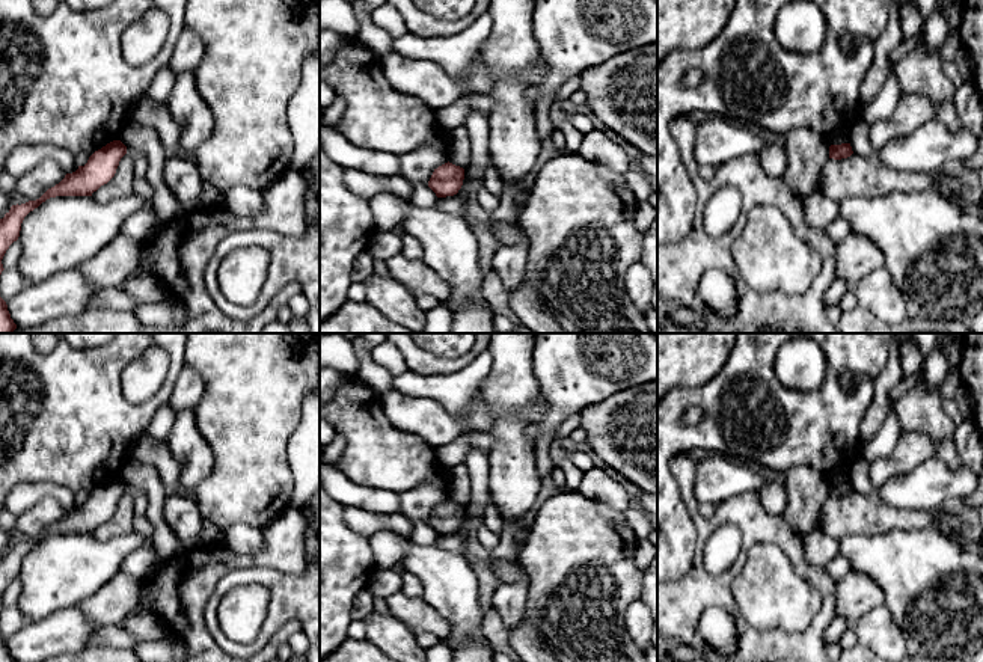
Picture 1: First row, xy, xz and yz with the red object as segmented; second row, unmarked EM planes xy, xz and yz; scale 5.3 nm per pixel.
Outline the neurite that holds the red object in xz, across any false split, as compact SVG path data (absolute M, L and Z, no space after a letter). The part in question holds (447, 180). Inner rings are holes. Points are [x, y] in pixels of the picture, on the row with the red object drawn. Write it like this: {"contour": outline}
{"contour": "M445 163L434 169L428 187L437 198L454 196L463 185L464 169L452 163Z"}

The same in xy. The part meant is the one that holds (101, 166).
{"contour": "M113 140L95 151L84 166L48 188L39 199L21 205L12 205L0 219L0 274L5 270L2 259L9 246L18 240L24 217L42 202L56 196L92 196L101 185L107 184L116 173L121 158L127 154L127 146L121 140Z"}

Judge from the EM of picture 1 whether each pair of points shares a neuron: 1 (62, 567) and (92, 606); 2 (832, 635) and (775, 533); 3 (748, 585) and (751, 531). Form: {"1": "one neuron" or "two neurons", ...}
{"1": "two neurons", "2": "two neurons", "3": "two neurons"}

